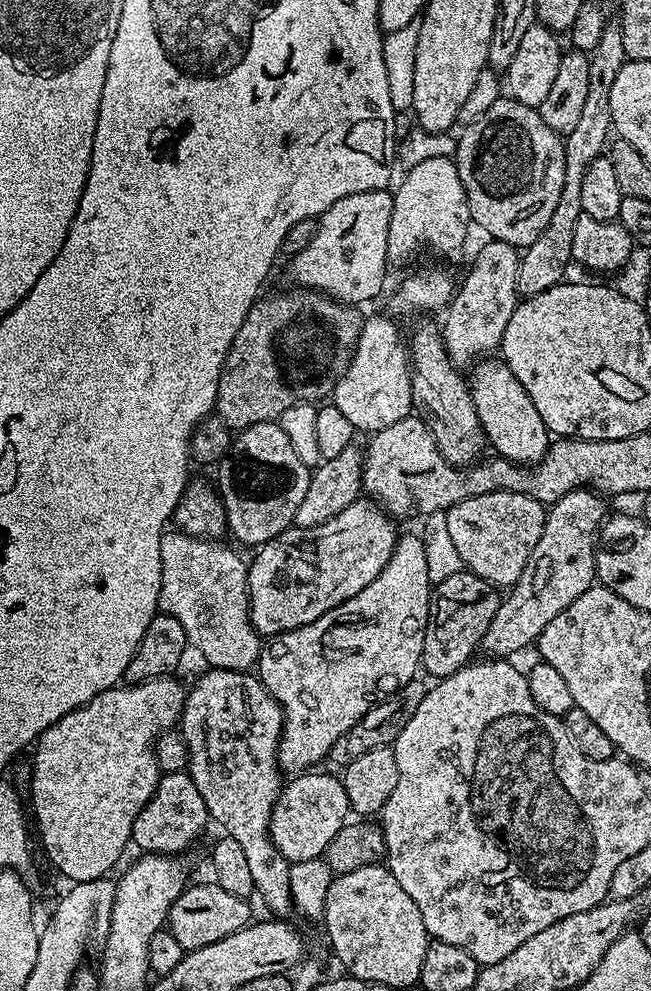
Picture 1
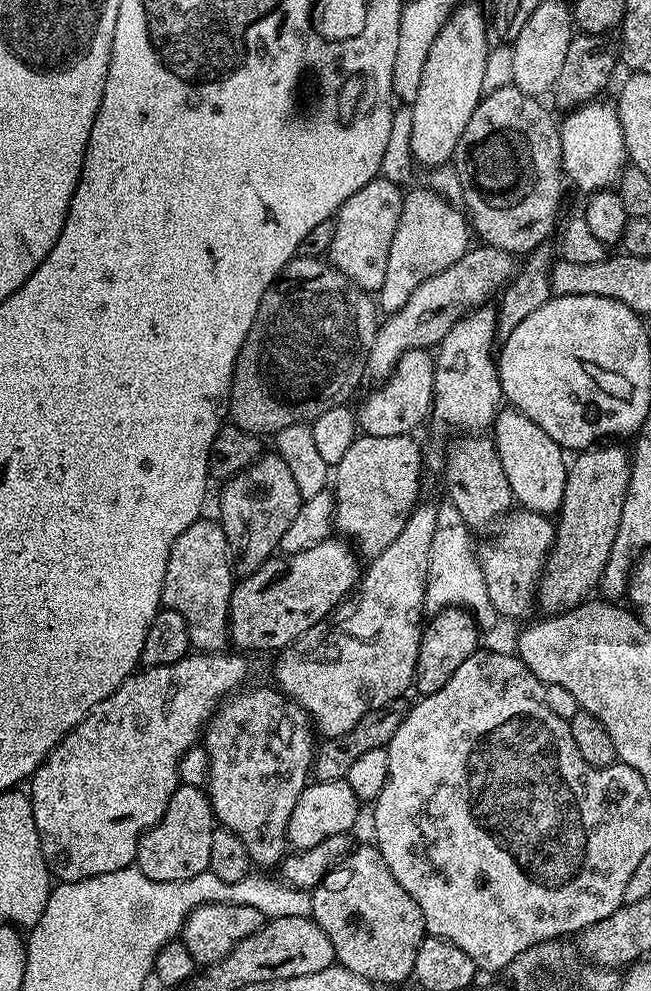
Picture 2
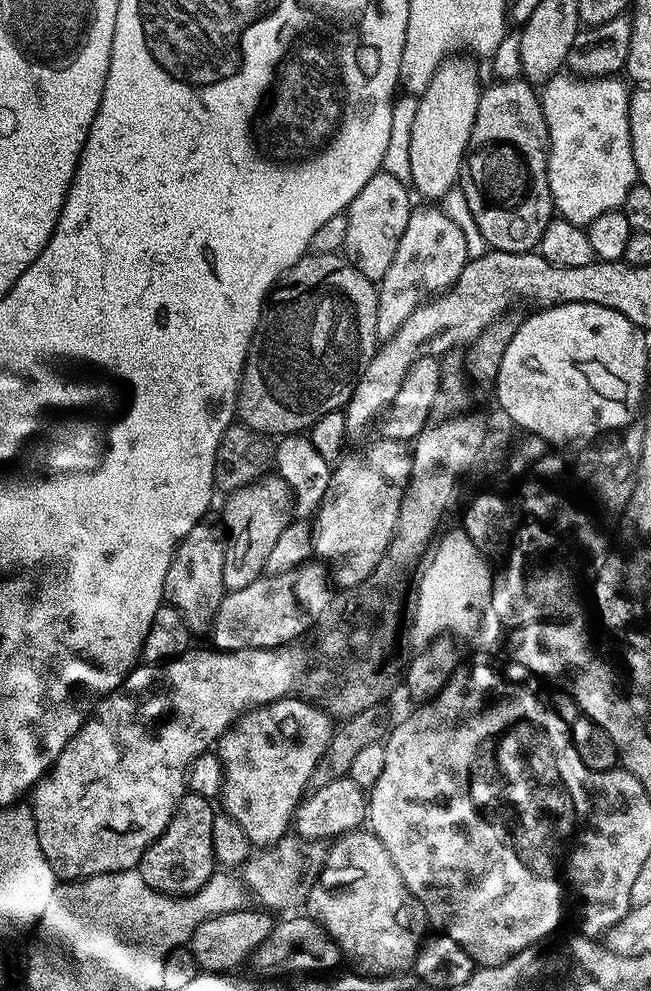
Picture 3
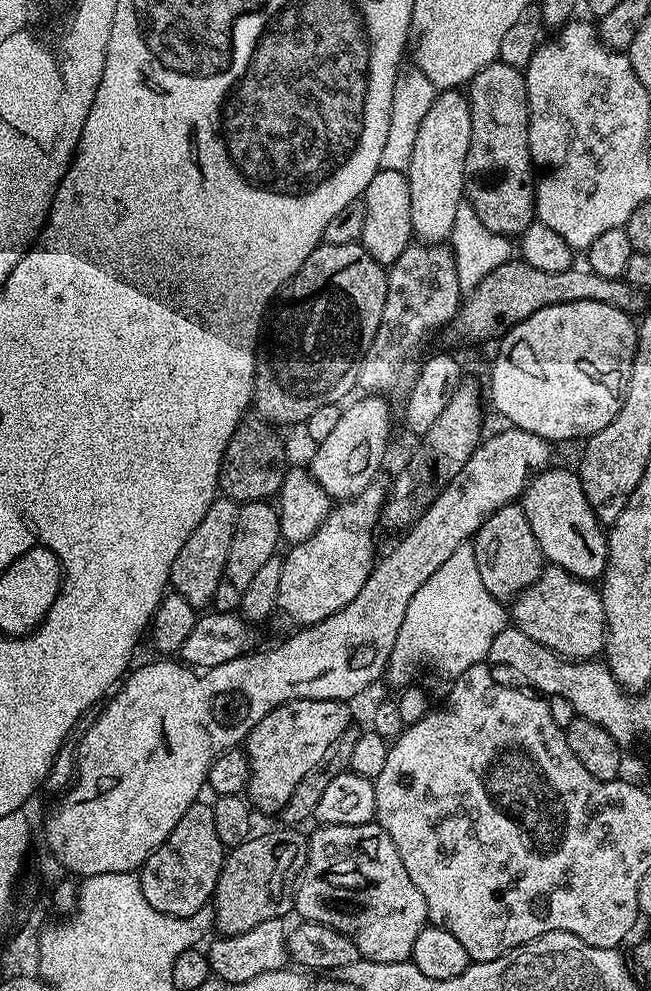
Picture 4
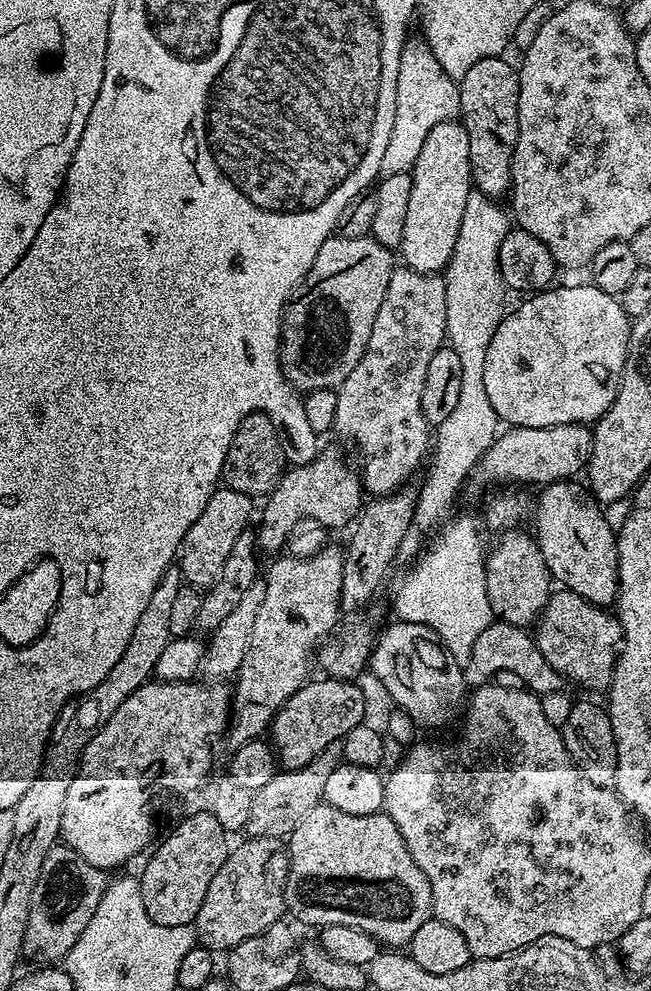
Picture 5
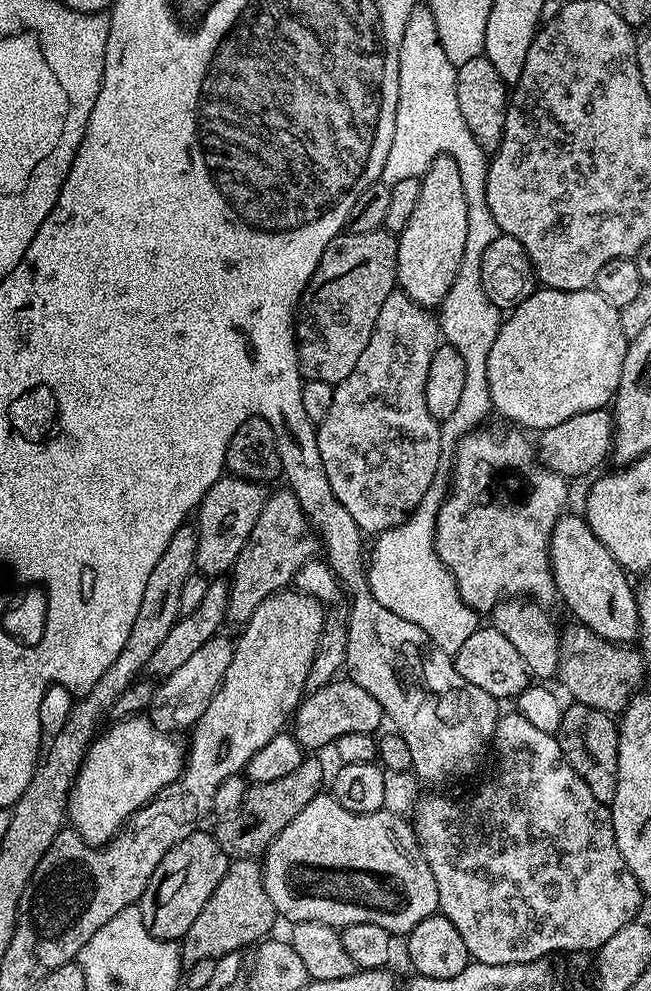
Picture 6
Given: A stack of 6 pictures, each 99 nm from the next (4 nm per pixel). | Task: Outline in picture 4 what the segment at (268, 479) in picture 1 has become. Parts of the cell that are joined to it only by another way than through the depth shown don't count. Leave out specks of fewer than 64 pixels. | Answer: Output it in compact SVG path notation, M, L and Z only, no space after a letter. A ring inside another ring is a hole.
M255 500L253 504L239 505L236 513L236 529L234 530L234 538L230 546L230 554L226 558L226 566L222 570L222 578L218 582L218 590L214 594L212 604L217 612L236 612L239 609L242 597L246 595L246 590L250 590L250 581L258 574L258 570L262 570L262 566L266 566L266 562L270 562L270 558L277 555L276 547L282 544L280 535L280 514L275 507L271 508L271 503L263 500Z

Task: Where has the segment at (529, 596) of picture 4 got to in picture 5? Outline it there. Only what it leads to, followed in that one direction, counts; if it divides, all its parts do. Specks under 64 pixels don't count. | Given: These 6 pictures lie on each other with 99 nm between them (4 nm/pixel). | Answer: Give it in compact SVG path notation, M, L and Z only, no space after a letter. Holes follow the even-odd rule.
M567 590L553 591L540 619L534 625L534 639L538 650L542 650L542 658L546 658L546 662L550 662L550 666L554 666L556 673L565 681L573 680L584 688L604 690L612 683L612 671L616 669L616 657L620 654L623 638L620 621L611 611L590 604L578 594Z

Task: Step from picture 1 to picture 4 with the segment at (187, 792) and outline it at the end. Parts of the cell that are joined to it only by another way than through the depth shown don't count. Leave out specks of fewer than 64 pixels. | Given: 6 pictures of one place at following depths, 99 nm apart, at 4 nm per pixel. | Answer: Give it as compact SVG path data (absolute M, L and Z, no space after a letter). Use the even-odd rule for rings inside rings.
M197 802L178 818L178 826L170 830L166 842L158 846L147 858L146 862L138 869L142 894L146 894L146 902L154 906L167 916L193 916L198 910L209 907L210 901L216 895L216 883L224 865L226 849L218 838L218 829L214 826L214 810L212 804Z

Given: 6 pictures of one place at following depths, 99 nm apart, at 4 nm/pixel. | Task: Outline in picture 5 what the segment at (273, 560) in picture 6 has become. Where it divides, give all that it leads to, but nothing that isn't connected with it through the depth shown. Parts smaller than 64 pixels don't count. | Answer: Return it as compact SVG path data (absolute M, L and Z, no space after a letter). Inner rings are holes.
M323 447L311 462L289 467L278 486L265 497L256 529L257 545L263 551L281 551L290 536L306 521L326 530L349 527L358 518L363 502L363 483L355 471L344 465L343 456L336 449ZM305 518L308 520L304 521Z

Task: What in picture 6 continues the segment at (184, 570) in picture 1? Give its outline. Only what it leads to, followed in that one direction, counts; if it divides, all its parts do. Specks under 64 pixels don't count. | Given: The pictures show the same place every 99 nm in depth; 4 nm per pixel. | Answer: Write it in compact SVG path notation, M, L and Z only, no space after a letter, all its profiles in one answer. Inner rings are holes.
M225 474L202 498L194 516L194 527L198 538L195 567L209 578L220 578L235 564L242 546L246 546L250 532L262 512L266 497L263 483L243 480L240 476Z

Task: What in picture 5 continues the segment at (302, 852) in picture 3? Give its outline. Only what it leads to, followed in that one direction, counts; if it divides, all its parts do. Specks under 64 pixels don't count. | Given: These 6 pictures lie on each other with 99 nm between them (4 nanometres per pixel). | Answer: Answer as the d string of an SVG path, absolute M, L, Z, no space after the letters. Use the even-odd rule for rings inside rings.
M265 836L245 841L229 851L222 870L214 874L194 921L199 947L213 954L227 954L238 942L262 934L262 930L277 923L286 912L284 884L288 880L288 850L285 841Z

